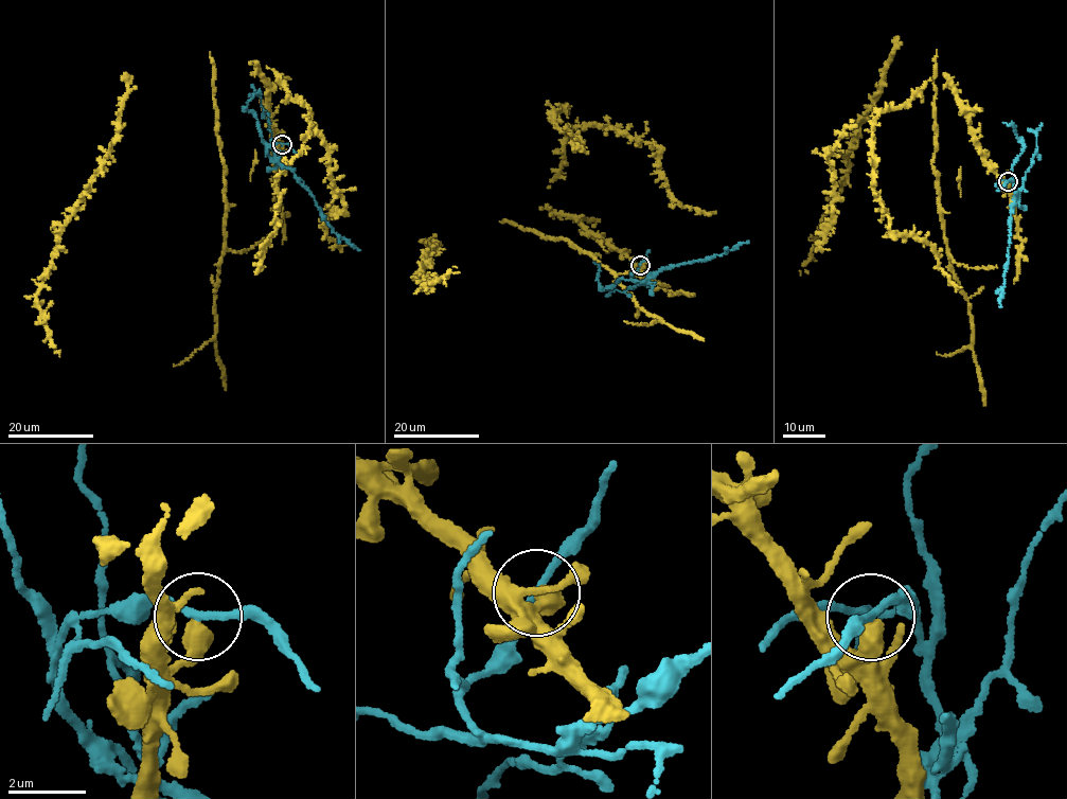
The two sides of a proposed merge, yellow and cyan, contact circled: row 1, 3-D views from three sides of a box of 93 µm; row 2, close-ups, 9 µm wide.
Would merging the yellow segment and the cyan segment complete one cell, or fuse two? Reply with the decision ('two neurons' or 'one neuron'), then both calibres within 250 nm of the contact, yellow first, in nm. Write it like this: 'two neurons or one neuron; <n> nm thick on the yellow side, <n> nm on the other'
two neurons; 500 nm thick on the yellow side, 160 nm on the other

